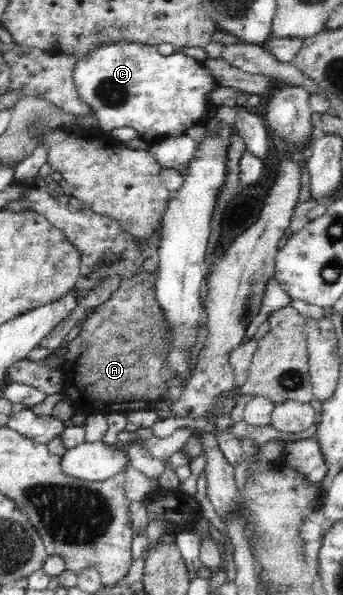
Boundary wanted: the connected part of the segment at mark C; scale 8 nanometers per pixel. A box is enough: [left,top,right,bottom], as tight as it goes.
[73,42,220,144]

